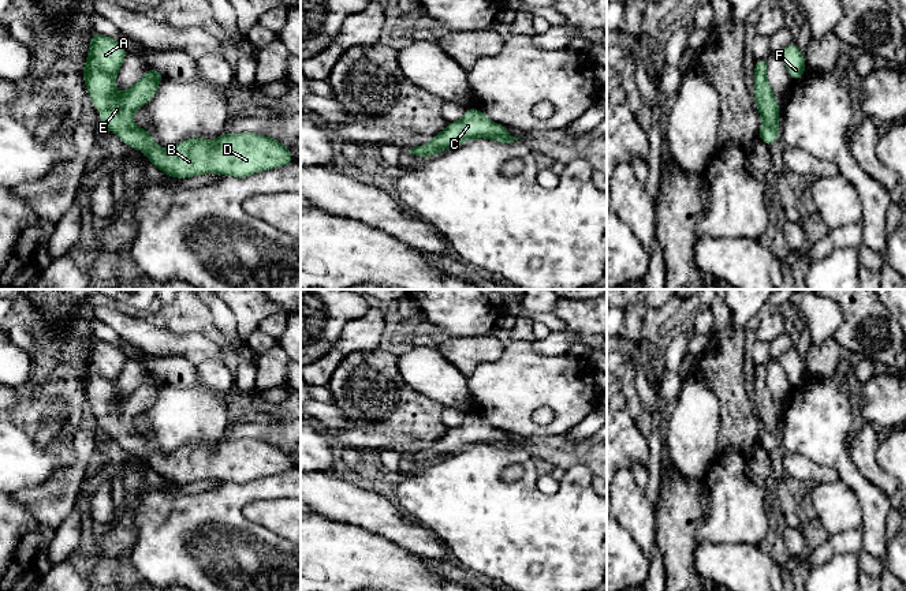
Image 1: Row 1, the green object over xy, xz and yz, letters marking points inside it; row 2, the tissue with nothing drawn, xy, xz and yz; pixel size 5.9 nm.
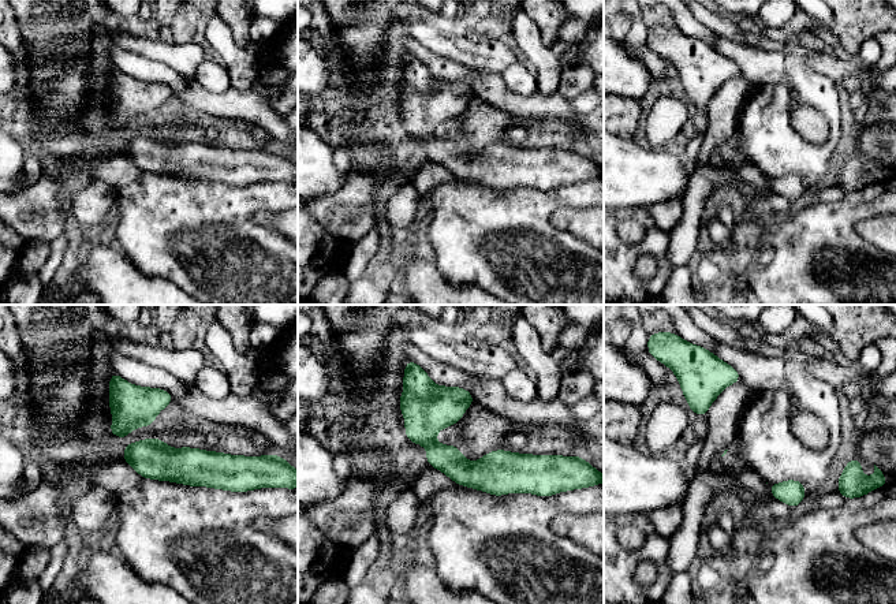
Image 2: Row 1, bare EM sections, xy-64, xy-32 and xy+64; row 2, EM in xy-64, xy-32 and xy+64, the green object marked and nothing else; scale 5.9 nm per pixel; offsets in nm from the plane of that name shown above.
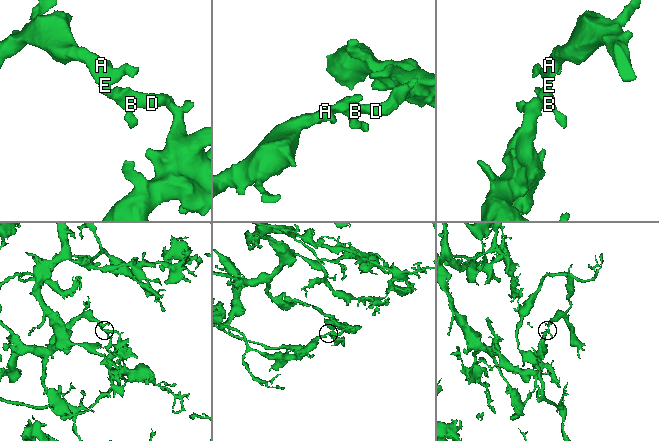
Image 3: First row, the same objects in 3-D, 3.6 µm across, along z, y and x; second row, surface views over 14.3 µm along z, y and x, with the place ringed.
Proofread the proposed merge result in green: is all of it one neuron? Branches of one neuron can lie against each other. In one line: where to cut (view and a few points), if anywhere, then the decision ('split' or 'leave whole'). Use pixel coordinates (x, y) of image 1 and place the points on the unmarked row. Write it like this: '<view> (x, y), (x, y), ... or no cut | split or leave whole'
no cut | leave whole

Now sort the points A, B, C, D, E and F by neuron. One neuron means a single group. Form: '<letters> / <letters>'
A B C D E F

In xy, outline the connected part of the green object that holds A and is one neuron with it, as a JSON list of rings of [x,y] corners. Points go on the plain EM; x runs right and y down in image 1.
[[[94,338],[89,347],[87,366],[82,375],[89,403],[100,415],[100,424],[111,438],[116,438],[130,453],[148,460],[148,467],[174,485],[187,485],[204,479],[247,483],[261,476],[279,474],[295,464],[288,452],[275,442],[250,438],[223,439],[212,446],[197,441],[176,453],[163,455],[146,434],[135,433],[134,418],[157,399],[163,378],[148,373],[145,381],[122,400],[116,400],[116,381],[127,356],[111,343]]]

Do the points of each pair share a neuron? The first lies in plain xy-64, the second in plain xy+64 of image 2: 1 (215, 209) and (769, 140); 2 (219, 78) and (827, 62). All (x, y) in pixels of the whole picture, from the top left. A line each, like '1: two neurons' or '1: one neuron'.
1: two neurons
2: two neurons

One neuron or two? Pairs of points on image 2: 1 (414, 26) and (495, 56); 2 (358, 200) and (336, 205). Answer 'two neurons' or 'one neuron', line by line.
1: one neuron
2: one neuron

